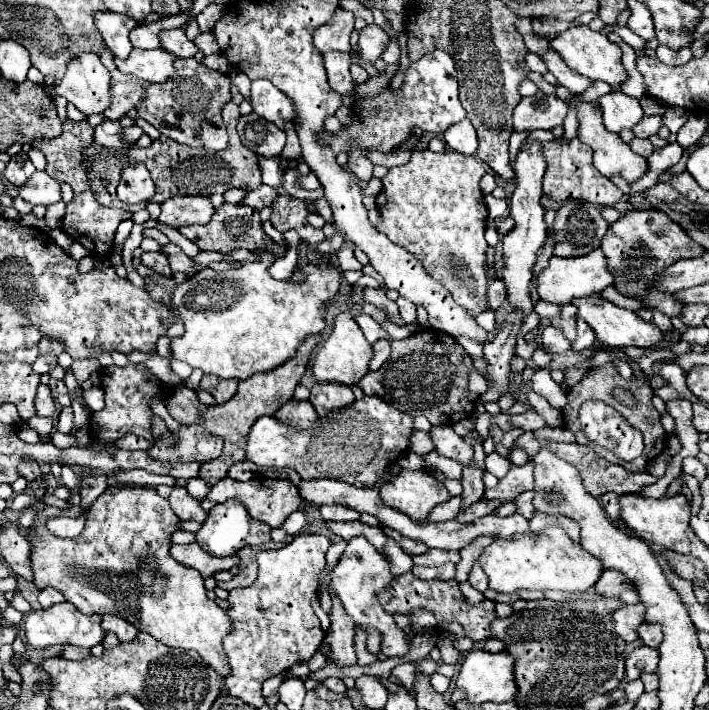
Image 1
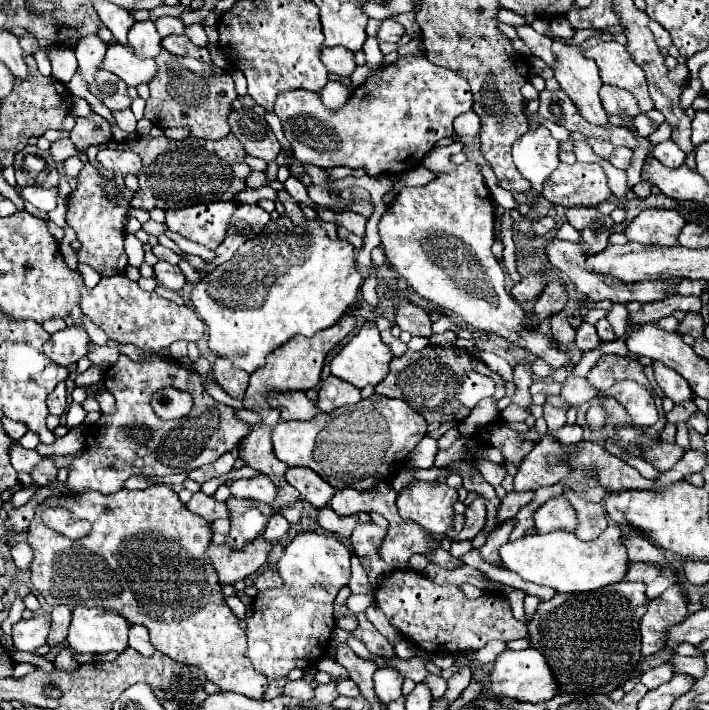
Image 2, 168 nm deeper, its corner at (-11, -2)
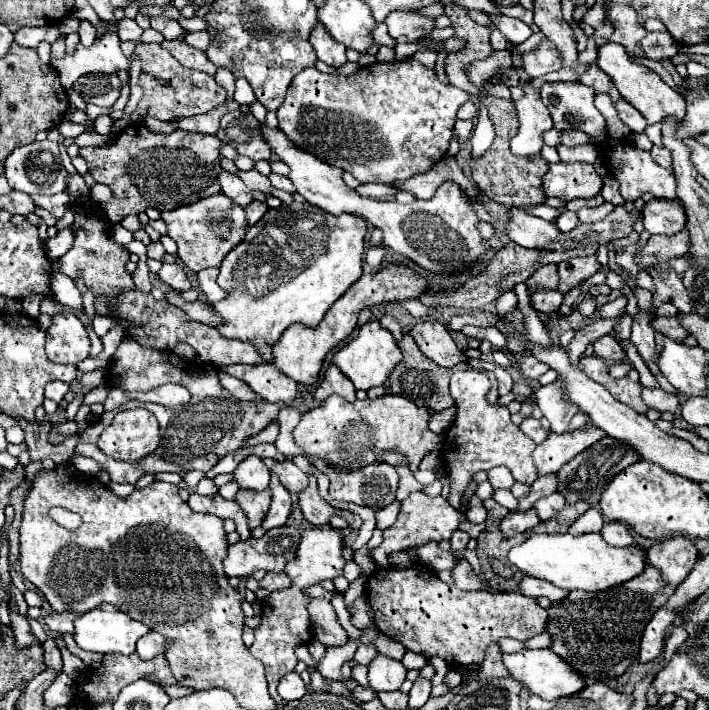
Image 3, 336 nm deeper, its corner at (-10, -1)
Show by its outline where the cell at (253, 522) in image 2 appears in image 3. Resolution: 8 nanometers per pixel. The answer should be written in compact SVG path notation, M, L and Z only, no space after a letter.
M240 490L236 494L236 502L238 506L242 506L246 518L248 518L248 528L254 530L258 526L262 526L268 510L270 510L270 490L262 490L262 492L254 492L254 490Z

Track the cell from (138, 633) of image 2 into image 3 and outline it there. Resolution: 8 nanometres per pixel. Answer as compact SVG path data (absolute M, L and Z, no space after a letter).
M150 630L136 642L136 652L140 654L142 660L152 660L154 656L164 652L164 646L166 646L166 638L162 634Z

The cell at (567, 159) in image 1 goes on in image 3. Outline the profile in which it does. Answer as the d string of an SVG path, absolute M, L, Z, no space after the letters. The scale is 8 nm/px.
M584 162L550 164L542 180L542 188L548 198L560 198L566 202L576 198L594 198L602 188L602 176L592 164Z

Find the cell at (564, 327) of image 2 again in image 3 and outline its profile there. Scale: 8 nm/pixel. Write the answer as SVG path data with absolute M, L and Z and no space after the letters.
M536 290L532 294L532 306L544 314L558 314L564 296L558 290Z

